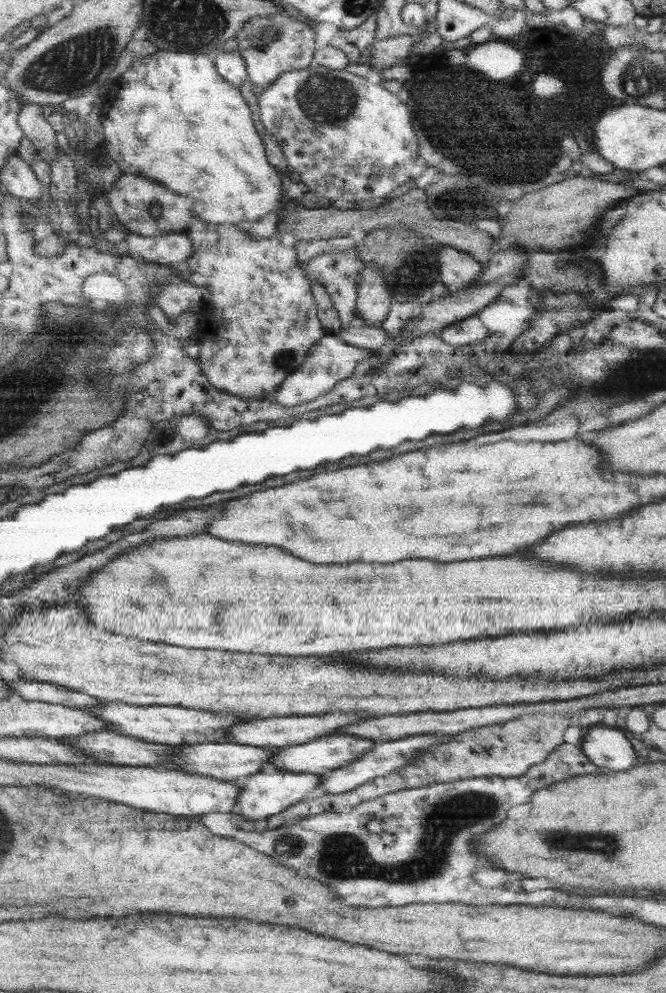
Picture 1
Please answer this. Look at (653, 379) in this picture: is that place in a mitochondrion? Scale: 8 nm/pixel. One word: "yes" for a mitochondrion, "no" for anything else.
yes

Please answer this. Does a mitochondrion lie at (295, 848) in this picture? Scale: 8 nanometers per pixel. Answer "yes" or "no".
yes

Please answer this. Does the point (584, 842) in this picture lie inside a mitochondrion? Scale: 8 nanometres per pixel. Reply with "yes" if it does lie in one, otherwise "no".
yes

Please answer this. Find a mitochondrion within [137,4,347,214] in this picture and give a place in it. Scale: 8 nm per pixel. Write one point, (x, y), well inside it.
(260, 36)

